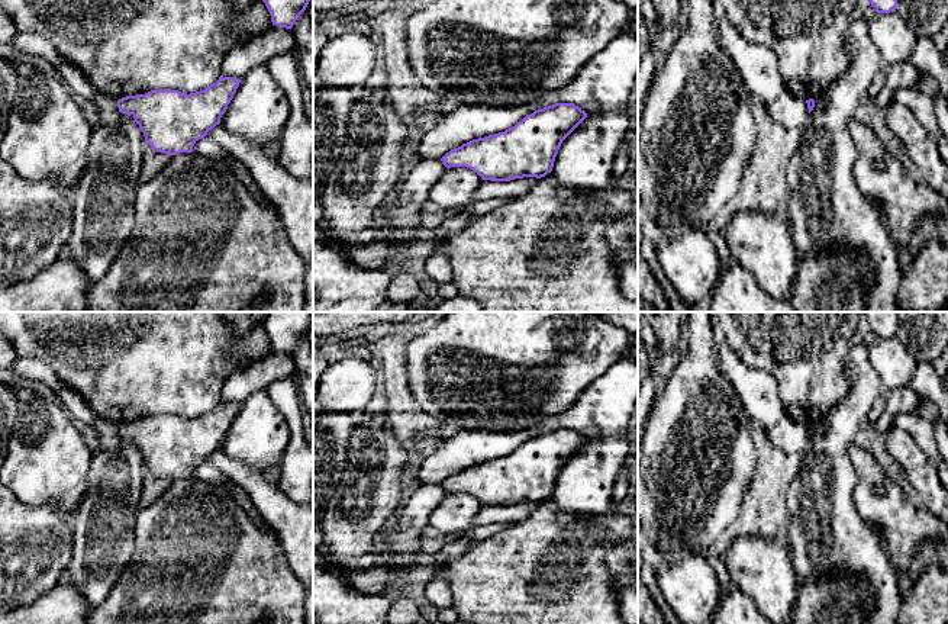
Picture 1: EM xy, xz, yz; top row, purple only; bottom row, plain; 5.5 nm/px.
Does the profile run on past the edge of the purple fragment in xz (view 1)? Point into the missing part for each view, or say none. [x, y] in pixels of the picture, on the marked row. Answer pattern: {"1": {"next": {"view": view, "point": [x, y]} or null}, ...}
{"1": {"next": null}}

